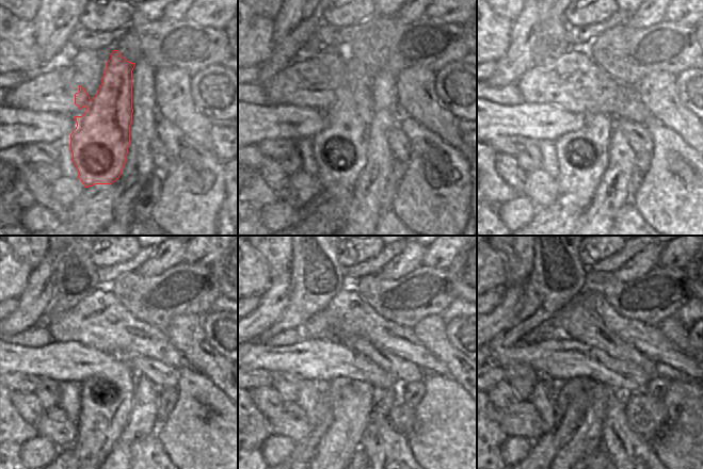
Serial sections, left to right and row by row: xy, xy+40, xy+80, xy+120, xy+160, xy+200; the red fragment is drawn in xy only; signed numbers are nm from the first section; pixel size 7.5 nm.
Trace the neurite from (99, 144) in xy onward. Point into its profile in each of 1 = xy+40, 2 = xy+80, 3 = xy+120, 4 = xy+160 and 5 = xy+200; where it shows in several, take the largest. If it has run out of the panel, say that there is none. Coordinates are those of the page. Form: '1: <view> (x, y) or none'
1: xy+40 (347, 107)
2: xy+80 (577, 183)
3: xy+120 (100, 425)
4: xy+160 (344, 436)
5: xy+200 (587, 437)

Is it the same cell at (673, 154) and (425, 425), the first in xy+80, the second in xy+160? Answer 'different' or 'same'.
same

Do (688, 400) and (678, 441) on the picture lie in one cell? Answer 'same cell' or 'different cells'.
same cell

